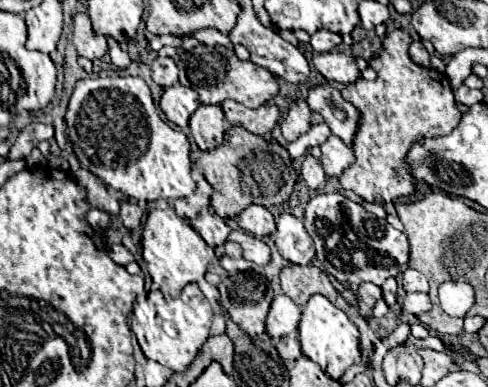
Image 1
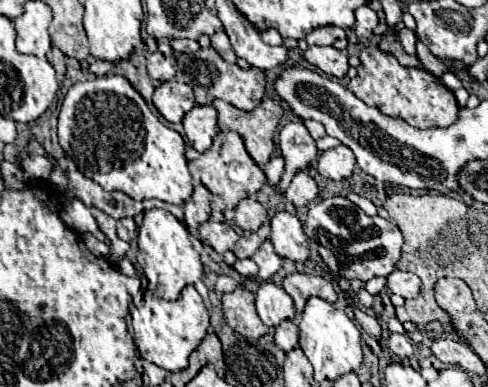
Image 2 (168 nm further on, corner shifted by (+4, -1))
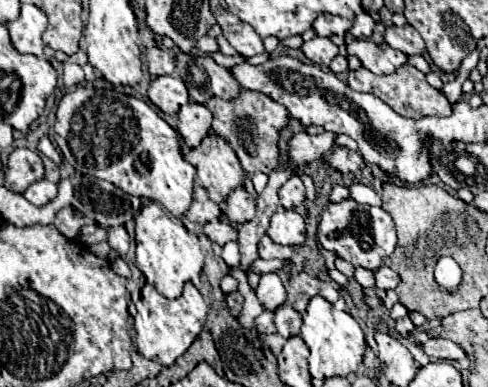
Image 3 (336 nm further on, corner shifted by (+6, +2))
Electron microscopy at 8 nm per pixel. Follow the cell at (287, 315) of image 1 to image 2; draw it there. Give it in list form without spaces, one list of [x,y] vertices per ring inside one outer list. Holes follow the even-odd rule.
[[[272,281],[260,285],[256,293],[256,309],[268,327],[276,327],[286,319],[294,319],[296,315],[292,297],[282,289],[282,285],[276,285]]]

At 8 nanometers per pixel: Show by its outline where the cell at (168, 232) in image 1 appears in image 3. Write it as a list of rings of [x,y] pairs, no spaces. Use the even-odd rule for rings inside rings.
[[[148,204],[146,208],[140,210],[140,214],[136,216],[136,266],[138,270],[146,276],[146,282],[154,284],[156,290],[166,296],[166,298],[178,298],[182,294],[182,288],[186,282],[192,282],[197,288],[200,288],[200,274],[202,266],[204,266],[204,254],[200,250],[200,246],[192,240],[190,232],[184,228],[184,224],[180,224],[178,218],[170,218],[158,204]]]

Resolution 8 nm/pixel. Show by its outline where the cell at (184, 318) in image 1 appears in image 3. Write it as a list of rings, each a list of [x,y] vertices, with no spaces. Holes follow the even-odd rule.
[[[186,282],[182,296],[176,300],[164,298],[152,284],[146,284],[144,288],[136,288],[131,293],[131,301],[138,310],[138,314],[134,316],[136,348],[142,356],[158,360],[162,366],[172,366],[176,358],[190,348],[190,344],[202,332],[208,314],[208,306],[192,282]]]

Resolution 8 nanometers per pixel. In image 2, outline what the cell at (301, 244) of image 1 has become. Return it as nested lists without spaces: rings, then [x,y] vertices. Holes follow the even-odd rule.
[[[280,211],[270,219],[270,225],[276,253],[280,257],[292,259],[294,263],[304,263],[310,255],[310,249],[308,249],[308,237],[304,235],[298,217],[290,215],[288,211]]]

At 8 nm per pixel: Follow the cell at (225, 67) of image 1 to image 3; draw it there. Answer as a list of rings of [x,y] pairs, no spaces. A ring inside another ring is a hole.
[[[180,52],[176,56],[176,72],[184,80],[190,98],[200,104],[206,104],[214,96],[230,100],[242,90],[232,70],[216,64],[210,56],[192,56]]]

